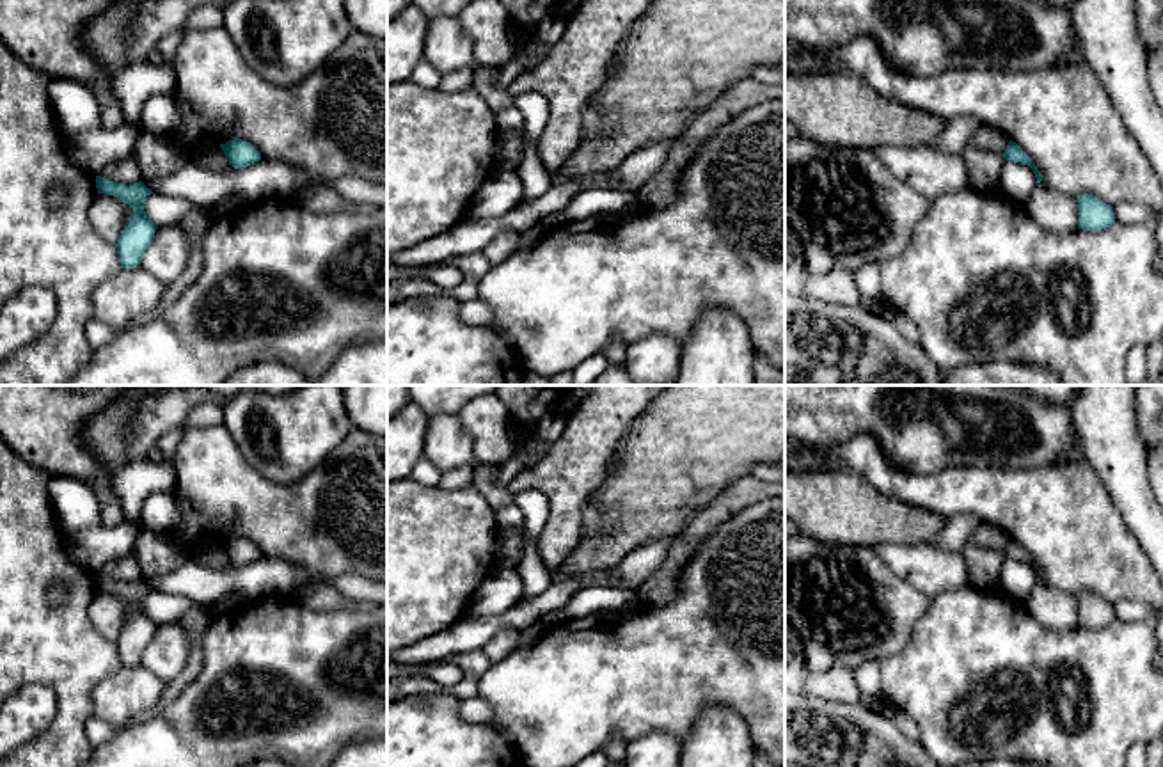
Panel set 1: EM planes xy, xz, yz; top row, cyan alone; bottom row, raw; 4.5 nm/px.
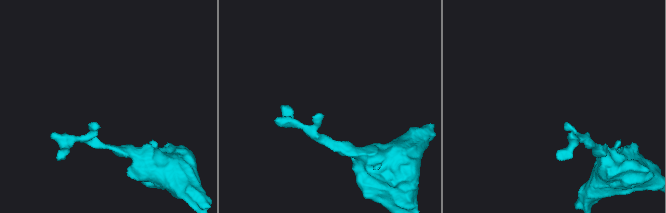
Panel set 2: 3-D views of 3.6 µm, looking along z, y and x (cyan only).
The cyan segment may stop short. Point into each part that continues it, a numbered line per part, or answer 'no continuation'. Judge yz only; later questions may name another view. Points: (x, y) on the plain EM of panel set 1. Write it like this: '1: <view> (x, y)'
no continuation

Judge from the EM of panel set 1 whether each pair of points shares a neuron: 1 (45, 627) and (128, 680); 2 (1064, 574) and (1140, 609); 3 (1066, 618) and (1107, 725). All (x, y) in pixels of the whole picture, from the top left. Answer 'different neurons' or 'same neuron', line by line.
1: different neurons
2: different neurons
3: different neurons

